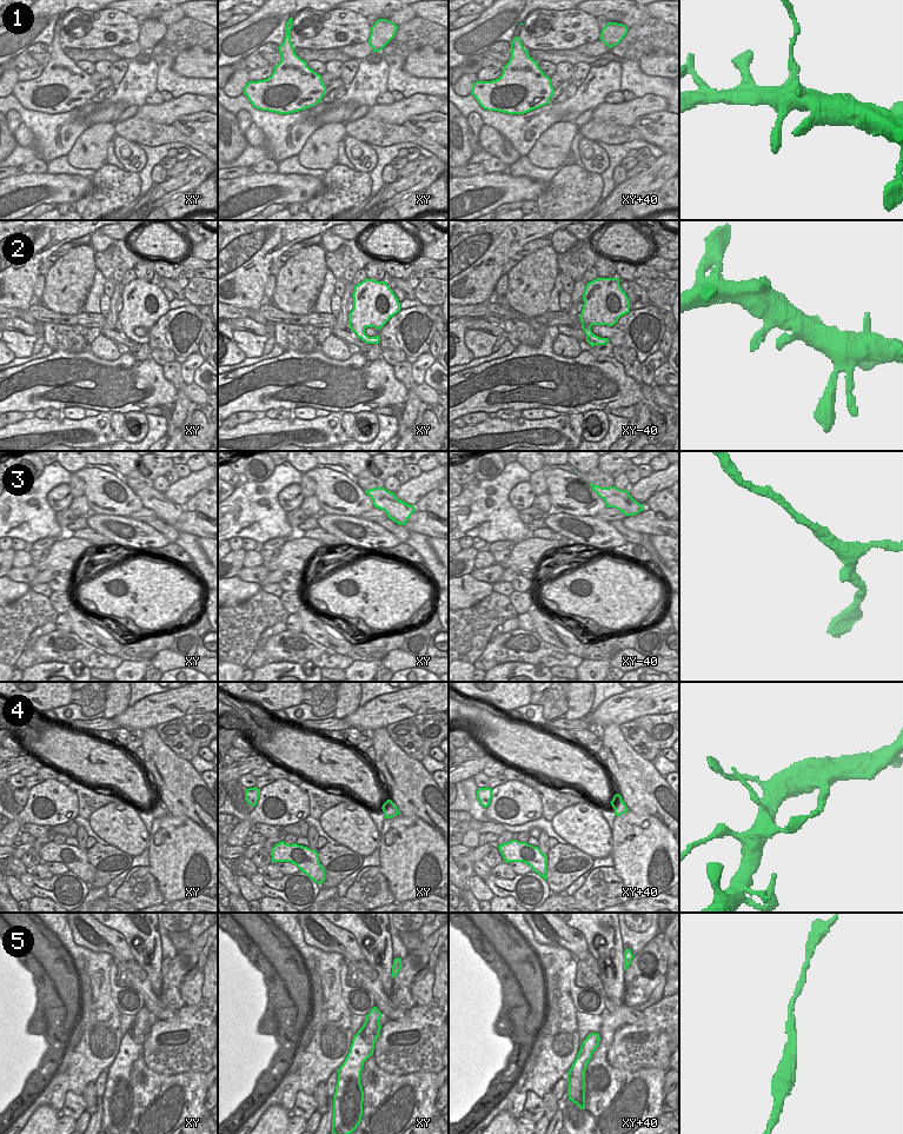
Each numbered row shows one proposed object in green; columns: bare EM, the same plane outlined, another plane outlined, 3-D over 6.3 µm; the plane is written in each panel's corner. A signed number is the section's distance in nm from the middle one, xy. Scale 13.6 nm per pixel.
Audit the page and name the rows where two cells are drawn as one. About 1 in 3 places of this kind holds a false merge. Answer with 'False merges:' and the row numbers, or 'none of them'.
False merges: 1.

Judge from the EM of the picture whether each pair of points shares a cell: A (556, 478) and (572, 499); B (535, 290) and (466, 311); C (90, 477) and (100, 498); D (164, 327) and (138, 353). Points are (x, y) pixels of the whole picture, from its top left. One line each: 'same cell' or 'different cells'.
A: same cell
B: different cells
C: same cell
D: different cells

